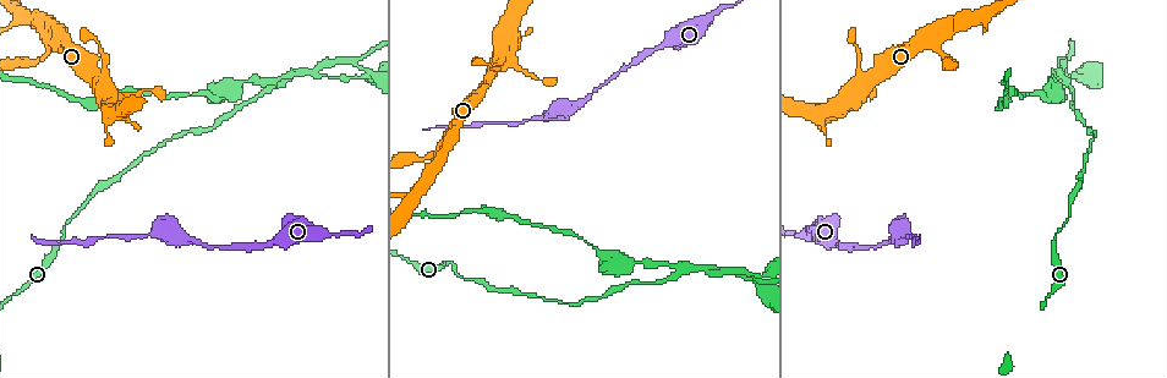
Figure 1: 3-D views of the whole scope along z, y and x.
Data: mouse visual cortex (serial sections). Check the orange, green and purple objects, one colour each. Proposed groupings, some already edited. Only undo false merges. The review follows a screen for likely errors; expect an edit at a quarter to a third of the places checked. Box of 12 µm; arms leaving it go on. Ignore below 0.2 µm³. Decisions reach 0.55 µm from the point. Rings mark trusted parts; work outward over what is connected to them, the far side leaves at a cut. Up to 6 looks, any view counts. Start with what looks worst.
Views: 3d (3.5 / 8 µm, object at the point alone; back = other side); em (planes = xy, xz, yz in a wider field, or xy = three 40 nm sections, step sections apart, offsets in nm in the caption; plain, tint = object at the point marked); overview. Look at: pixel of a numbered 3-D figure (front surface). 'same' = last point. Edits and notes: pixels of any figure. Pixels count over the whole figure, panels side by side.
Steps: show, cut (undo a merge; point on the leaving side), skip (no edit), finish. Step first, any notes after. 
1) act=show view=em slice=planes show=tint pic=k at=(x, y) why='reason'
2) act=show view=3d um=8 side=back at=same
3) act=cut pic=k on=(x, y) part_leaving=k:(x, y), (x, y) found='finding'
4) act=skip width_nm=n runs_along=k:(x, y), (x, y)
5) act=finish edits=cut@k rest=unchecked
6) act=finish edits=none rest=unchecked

act=show view=em slice=xy step=3 show=tint pic=1 at=(662, 46) why='calibre changes'

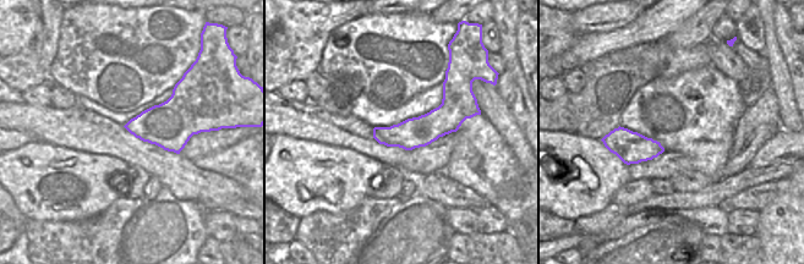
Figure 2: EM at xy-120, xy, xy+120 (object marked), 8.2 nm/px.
act=show view=3d um=3.5 at=same

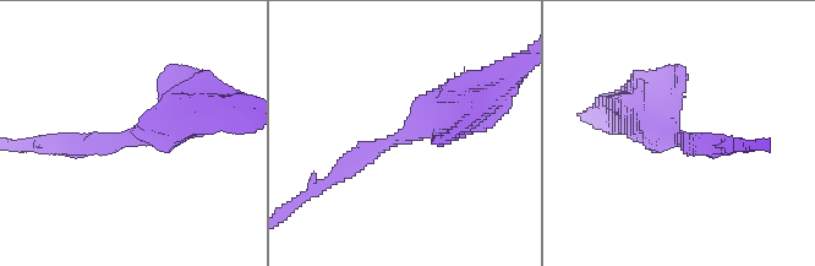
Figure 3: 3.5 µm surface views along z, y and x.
act=skip arm_widths_nm=200,600 runs_along=2:(453, 97), (422, 131), (376, 135) found='one cell here'

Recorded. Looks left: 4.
act=show view=3d um=8 pic=1 at=(1092, 138) why='thin neck'

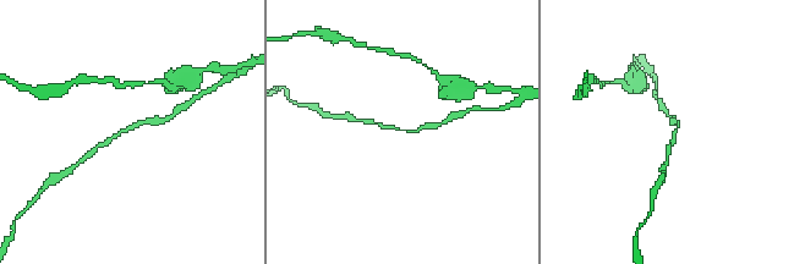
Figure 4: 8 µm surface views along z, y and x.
act=show view=em slice=xy step=3 show=tint pic=4 at=(131, 128) arm_widths_nm=150,200 why='shape alone is not enough'

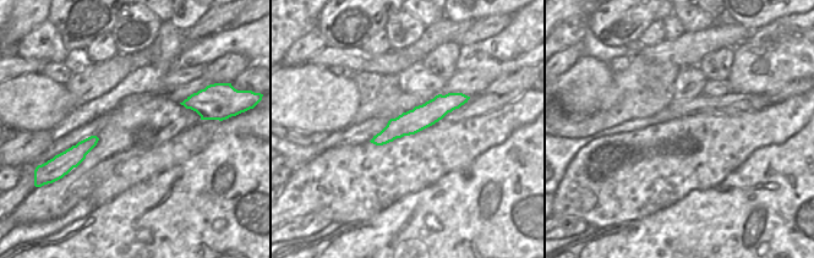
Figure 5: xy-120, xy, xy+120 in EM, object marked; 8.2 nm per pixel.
act=skip runs_along=5:(464, 98), (442, 104), (376, 141) found='all the same cell'

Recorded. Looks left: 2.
act=show view=3d um=3.5 pic=1 at=(1064, 77) why='arms part here'

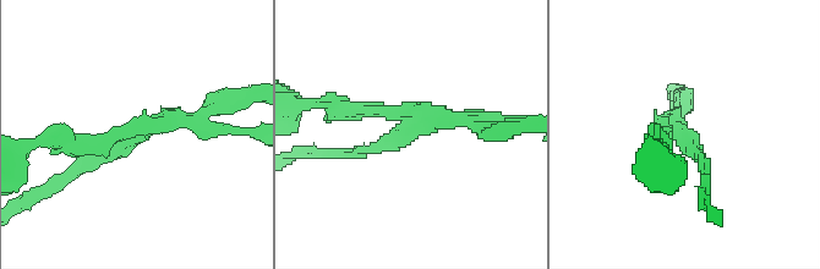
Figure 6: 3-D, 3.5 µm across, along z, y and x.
act=show view=em slice=xy step=2 show=tint pic=6 at=(679, 129) arms=3 arm_widths_nm=150,200,200

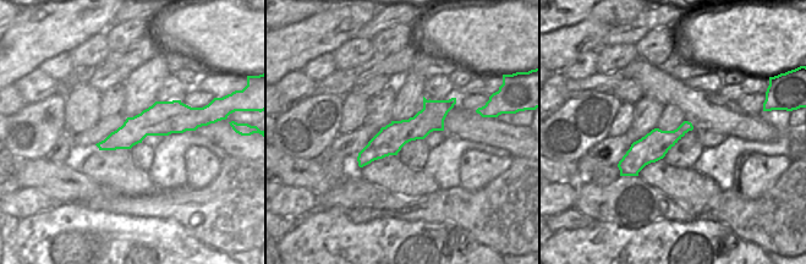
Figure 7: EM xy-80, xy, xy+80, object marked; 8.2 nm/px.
act=cut pic=6 on=(88, 142) found='a second cell is stuck on'

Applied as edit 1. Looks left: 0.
act=finish edits=cut@6 rest=unchecked

